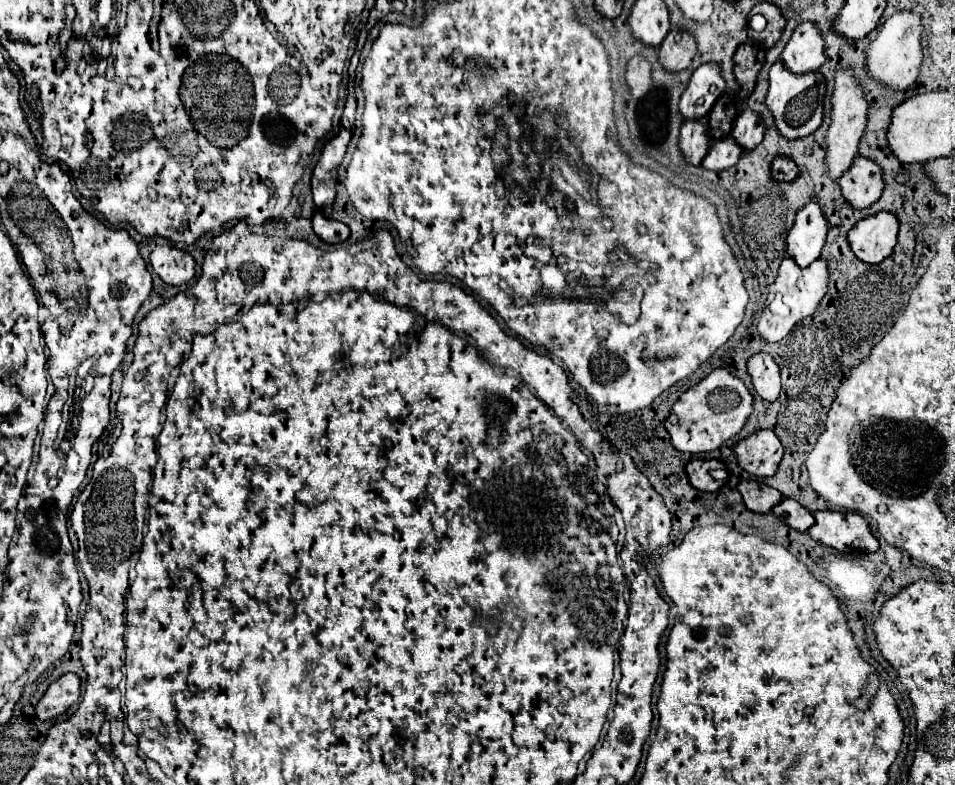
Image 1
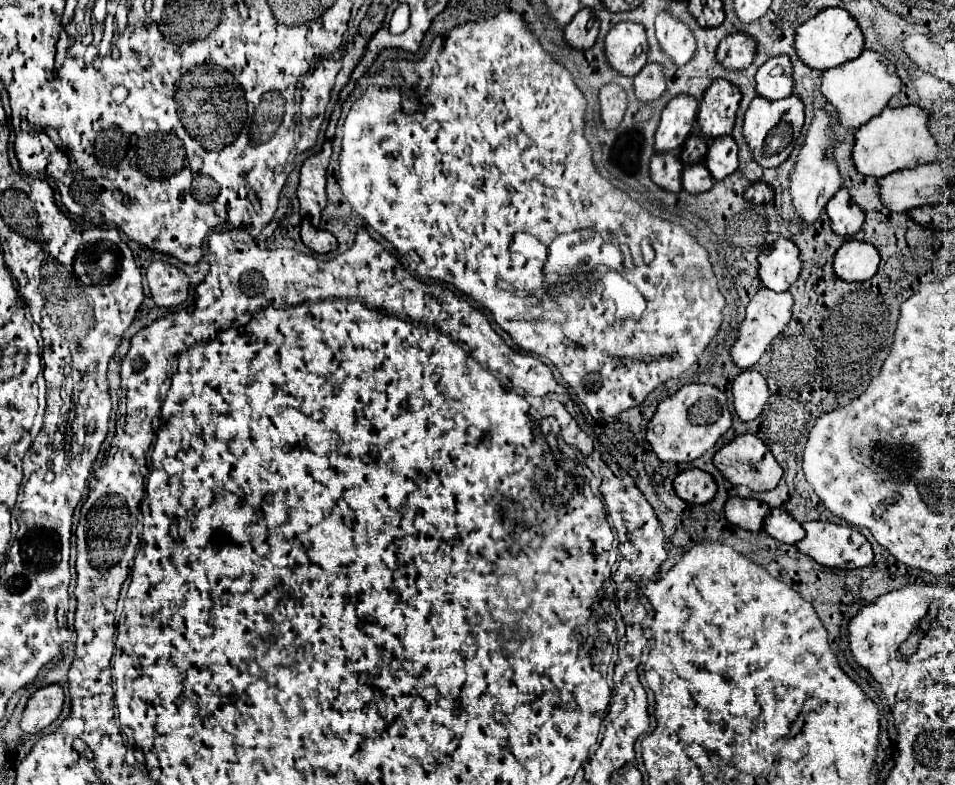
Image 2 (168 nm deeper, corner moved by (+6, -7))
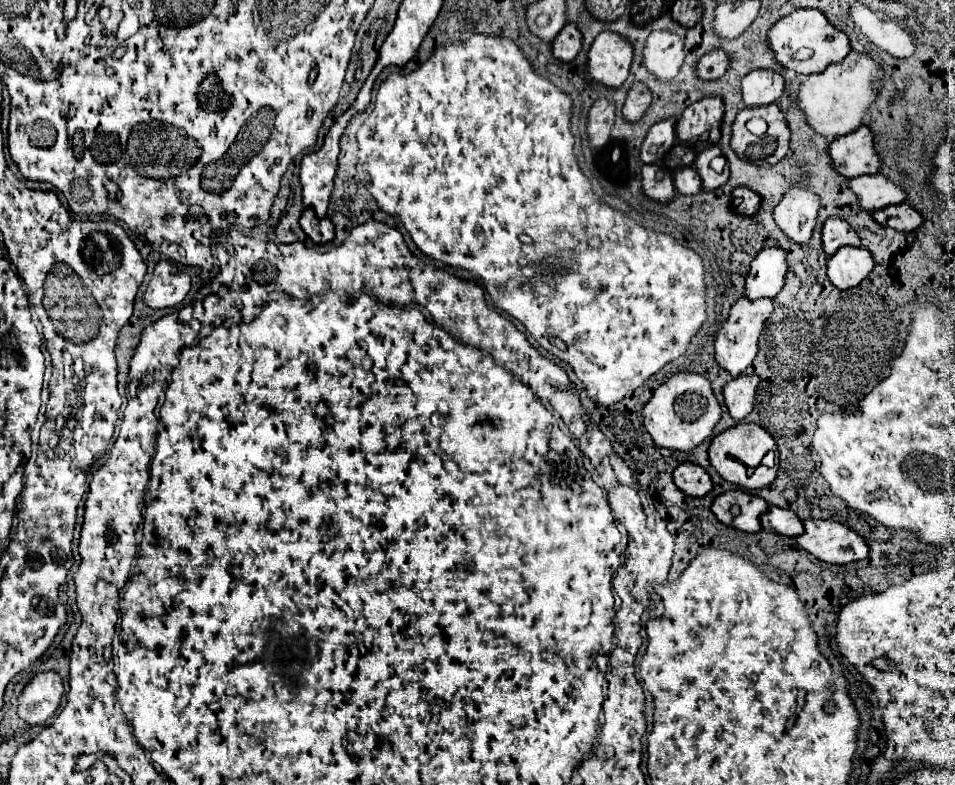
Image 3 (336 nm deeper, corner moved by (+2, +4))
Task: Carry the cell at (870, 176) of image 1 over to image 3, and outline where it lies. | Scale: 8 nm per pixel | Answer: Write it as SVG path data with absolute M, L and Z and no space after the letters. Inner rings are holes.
M832 216L830 220L824 222L822 228L822 242L824 242L824 250L826 254L834 254L840 246L860 246L858 234L854 234L854 228L850 228L850 224L846 224L846 220Z

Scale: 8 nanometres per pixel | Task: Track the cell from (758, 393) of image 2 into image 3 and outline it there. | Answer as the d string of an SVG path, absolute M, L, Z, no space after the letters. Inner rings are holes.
M742 374L724 386L722 390L724 402L732 418L744 420L752 412L758 384L760 384L758 374Z

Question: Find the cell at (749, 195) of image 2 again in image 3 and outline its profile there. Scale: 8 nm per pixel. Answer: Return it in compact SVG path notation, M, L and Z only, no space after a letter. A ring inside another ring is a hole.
M736 188L732 192L732 204L734 204L736 212L752 216L760 208L760 194L756 194L754 190L748 190L748 188Z

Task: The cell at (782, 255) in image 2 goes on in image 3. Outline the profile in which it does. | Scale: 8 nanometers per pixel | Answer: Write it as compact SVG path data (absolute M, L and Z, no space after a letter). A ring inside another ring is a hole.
M778 246L762 248L750 266L750 276L746 278L746 296L750 300L774 298L786 282L786 250Z

